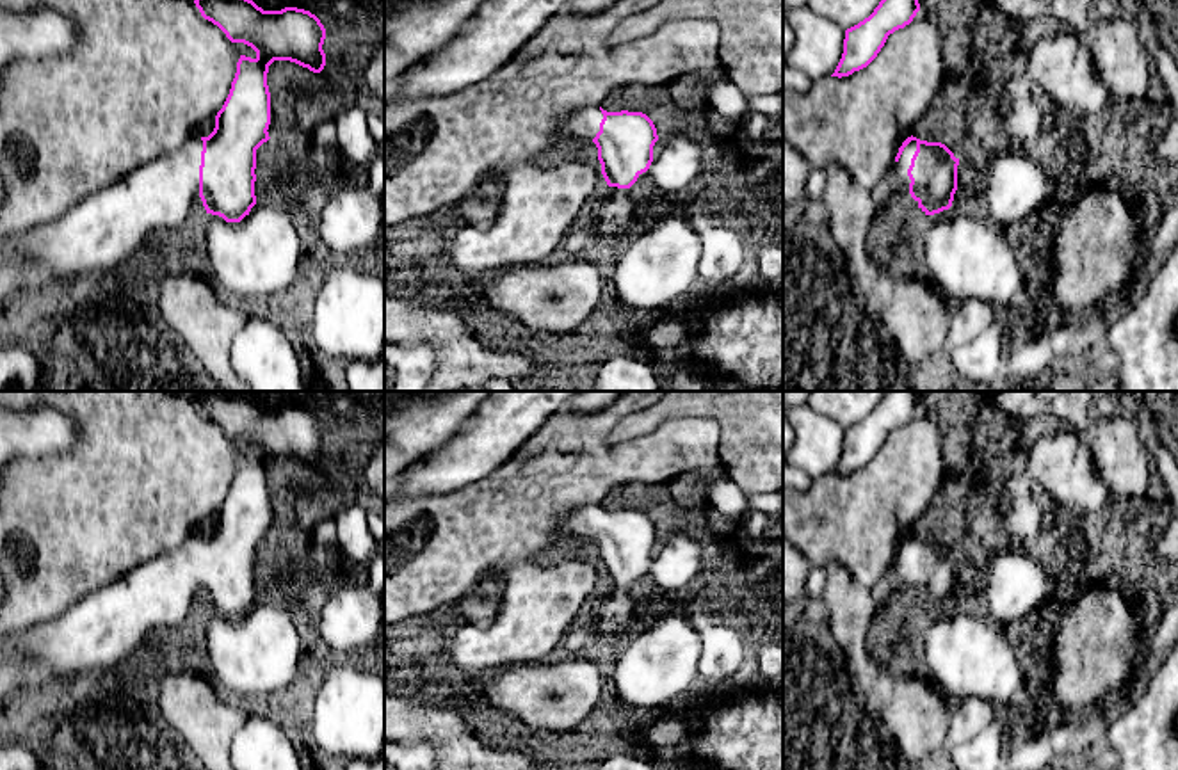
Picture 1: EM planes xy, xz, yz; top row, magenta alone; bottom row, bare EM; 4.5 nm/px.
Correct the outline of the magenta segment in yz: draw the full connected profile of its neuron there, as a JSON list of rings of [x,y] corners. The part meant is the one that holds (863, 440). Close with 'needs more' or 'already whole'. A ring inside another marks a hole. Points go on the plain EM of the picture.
[[[886,391],[874,411],[845,429],[843,452],[831,475],[849,475],[867,466],[890,432],[913,420],[920,402],[915,391]]]; already whole

